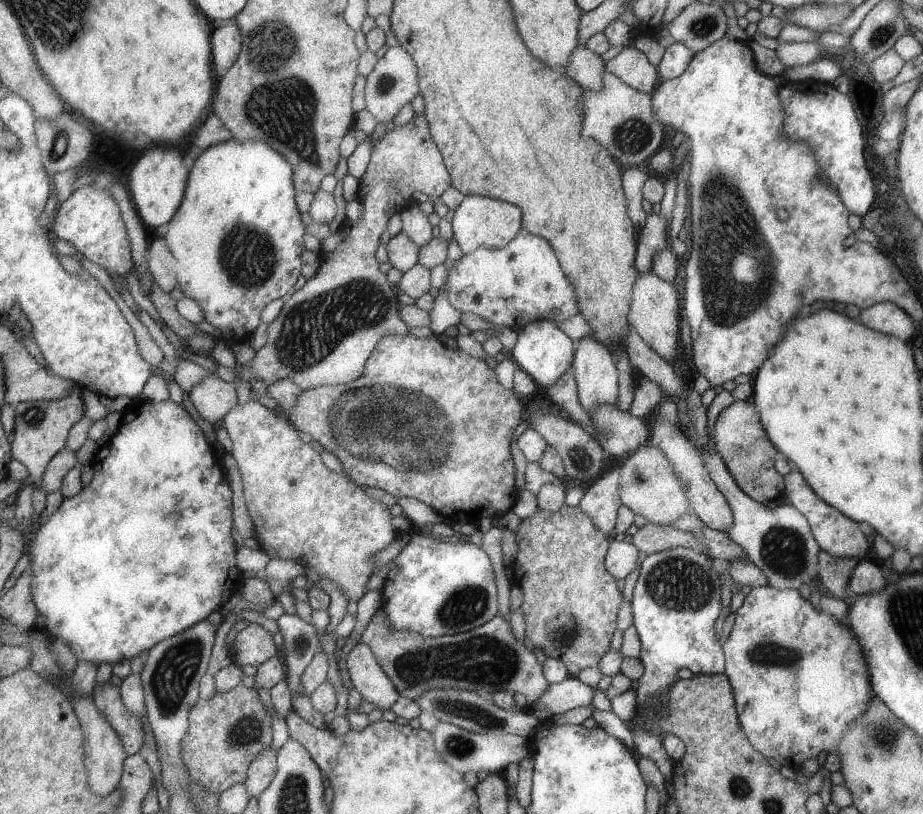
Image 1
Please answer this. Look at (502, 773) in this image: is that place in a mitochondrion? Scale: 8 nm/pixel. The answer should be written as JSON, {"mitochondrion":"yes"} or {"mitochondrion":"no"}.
{"mitochondrion":"no"}

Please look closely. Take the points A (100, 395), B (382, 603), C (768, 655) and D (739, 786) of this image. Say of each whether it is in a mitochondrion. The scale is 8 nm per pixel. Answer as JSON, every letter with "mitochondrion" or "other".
{"A":"other","B":"other","C":"mitochondrion","D":"mitochondrion"}

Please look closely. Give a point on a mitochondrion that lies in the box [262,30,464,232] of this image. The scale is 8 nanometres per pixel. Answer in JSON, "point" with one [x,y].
{"point":[380,85]}

